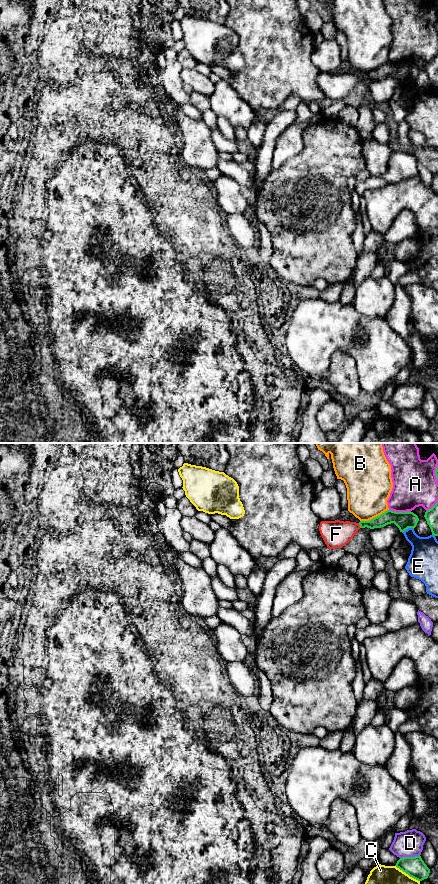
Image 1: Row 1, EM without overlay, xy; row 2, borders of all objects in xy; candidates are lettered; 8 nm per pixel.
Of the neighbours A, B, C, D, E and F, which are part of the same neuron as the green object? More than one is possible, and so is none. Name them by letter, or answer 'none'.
F

